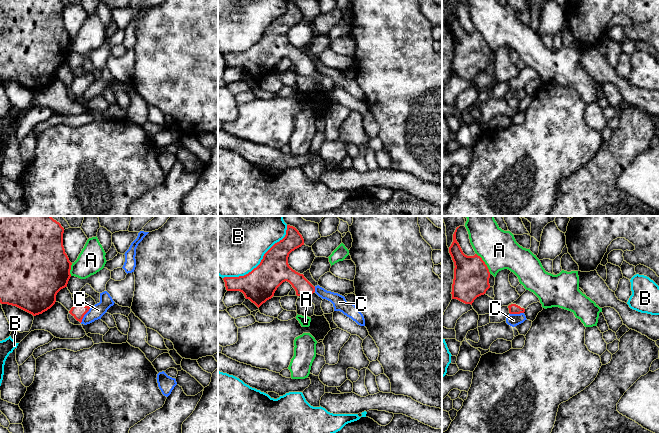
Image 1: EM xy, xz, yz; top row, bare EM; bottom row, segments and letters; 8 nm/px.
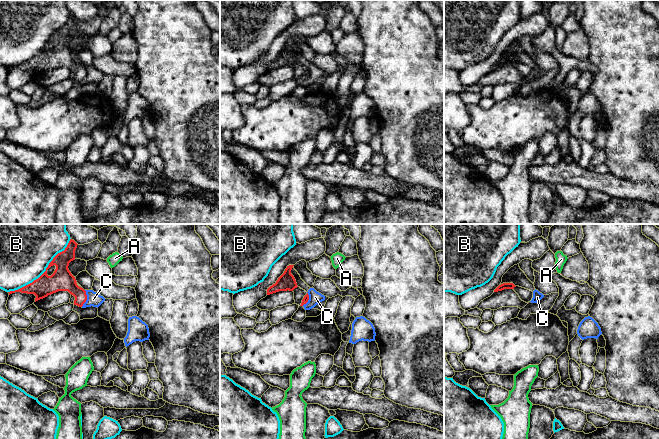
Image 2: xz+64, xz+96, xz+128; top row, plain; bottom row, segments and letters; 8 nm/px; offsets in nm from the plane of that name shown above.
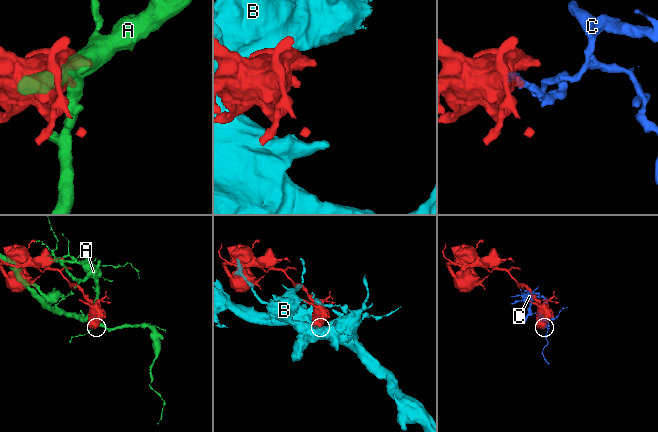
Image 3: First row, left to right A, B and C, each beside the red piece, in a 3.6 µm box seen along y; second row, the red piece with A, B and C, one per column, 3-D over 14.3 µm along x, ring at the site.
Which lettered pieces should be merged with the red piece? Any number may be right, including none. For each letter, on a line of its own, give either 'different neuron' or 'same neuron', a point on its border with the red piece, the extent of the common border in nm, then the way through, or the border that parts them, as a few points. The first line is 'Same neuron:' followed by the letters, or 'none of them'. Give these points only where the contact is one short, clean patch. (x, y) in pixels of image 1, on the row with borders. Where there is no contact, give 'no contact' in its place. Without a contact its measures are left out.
Same neuron: none of them
A: different neuron | yz (484, 263) | 200 nm
B: different neuron | xz (261, 261) | 650 nm
C: different neuron | xy (84, 314) | 150 nm

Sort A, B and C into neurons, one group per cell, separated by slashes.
A / B / C

